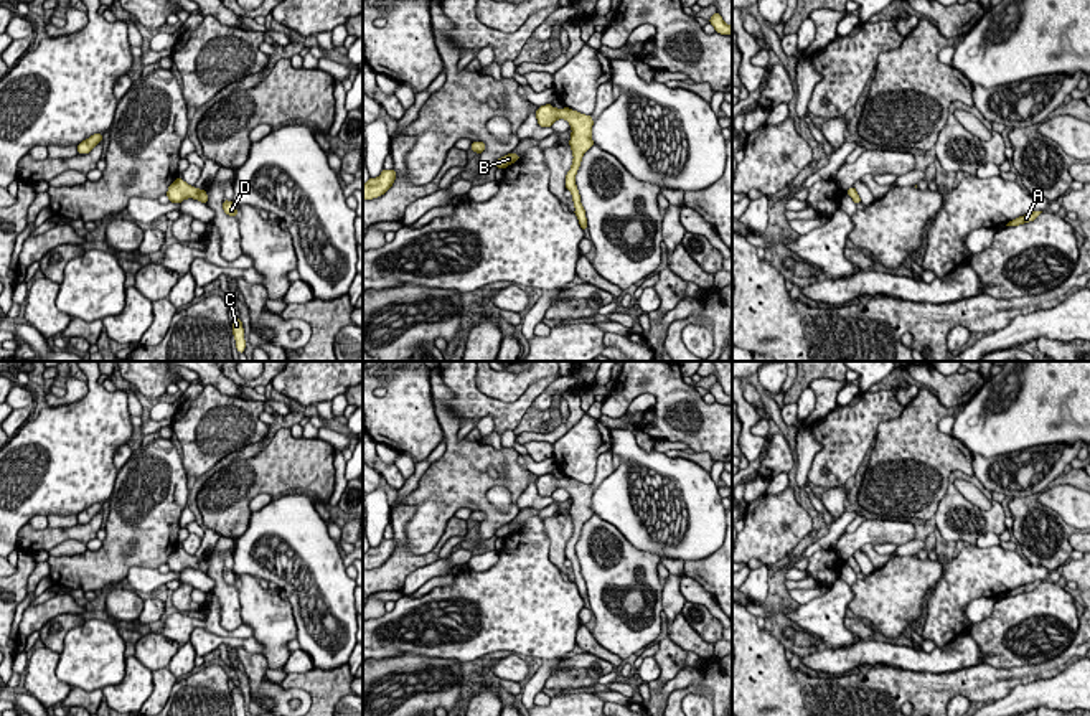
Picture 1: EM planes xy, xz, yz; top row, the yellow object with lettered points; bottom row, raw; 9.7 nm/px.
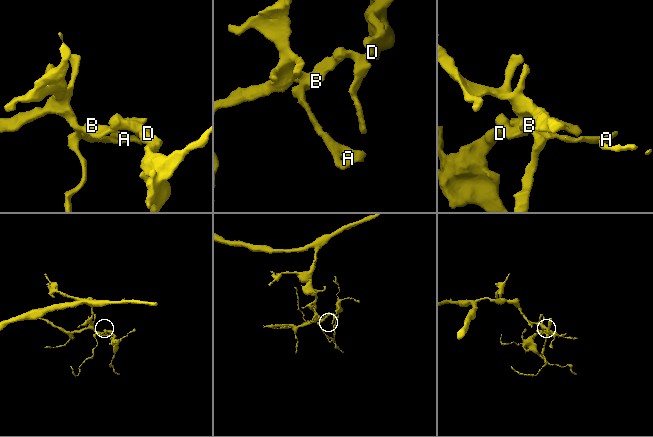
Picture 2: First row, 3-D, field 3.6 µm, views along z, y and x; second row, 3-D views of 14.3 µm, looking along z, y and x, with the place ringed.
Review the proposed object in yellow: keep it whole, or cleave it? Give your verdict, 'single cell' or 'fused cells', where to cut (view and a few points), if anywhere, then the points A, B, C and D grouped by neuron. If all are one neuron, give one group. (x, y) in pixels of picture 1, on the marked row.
single cell; cut none; groups A B C D

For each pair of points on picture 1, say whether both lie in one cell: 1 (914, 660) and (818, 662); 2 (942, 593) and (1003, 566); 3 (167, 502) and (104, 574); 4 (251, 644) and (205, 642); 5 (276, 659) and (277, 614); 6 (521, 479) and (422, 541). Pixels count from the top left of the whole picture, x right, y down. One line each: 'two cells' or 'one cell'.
1: one cell
2: one cell
3: one cell
4: one cell
5: one cell
6: one cell

